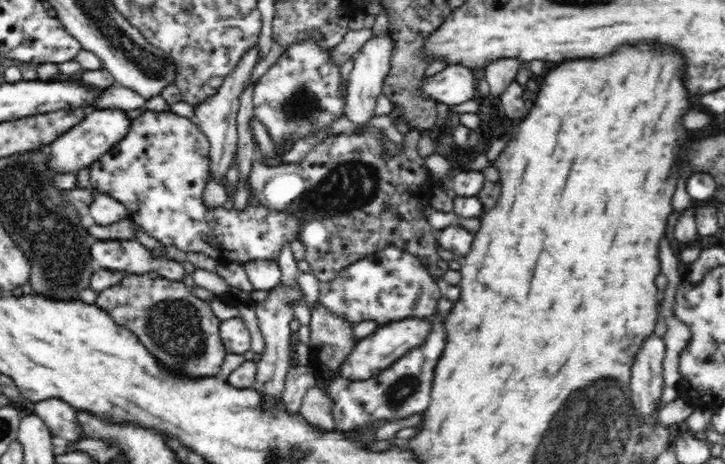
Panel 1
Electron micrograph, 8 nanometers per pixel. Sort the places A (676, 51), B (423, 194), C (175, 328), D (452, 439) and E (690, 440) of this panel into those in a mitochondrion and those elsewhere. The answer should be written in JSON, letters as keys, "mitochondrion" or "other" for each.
{"A":"other","B":"other","C":"mitochondrion","D":"other","E":"other"}

